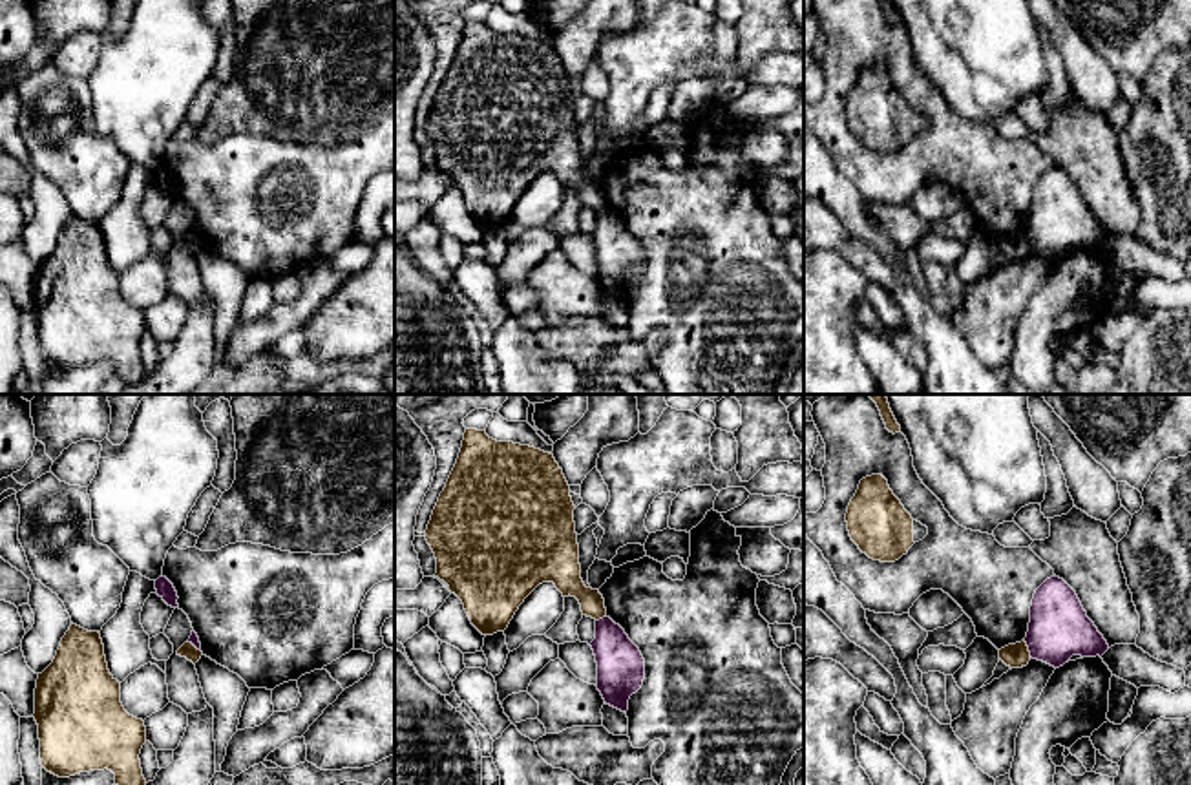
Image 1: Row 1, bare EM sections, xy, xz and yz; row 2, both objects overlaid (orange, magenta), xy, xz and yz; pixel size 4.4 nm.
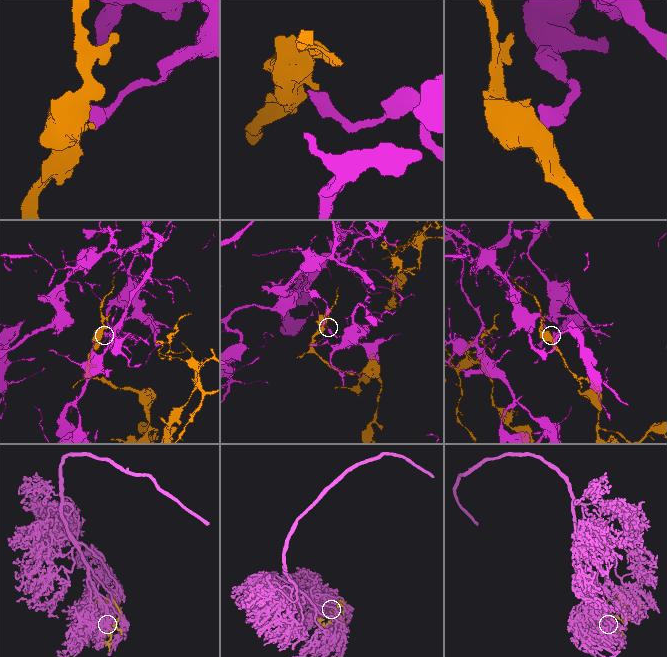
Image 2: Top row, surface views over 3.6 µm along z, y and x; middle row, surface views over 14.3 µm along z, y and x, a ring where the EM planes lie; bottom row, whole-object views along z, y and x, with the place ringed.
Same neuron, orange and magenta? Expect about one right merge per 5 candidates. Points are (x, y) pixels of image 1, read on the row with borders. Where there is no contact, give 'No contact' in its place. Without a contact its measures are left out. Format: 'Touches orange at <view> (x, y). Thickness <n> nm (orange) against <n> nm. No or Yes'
Touches orange at yz (1027, 648). Thickness 110 nm (orange) against 260 nm. No

